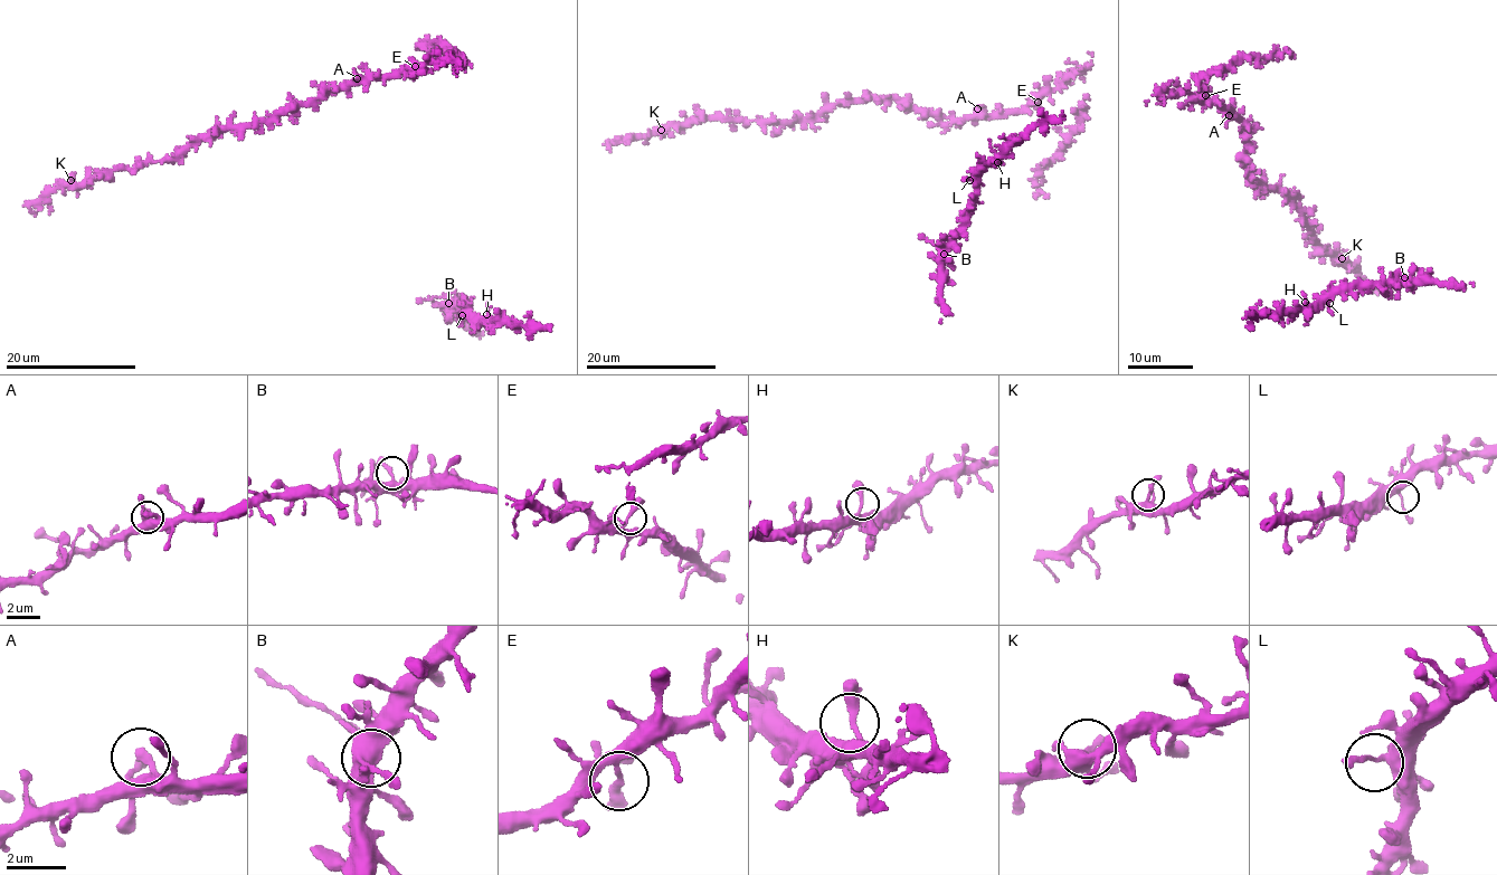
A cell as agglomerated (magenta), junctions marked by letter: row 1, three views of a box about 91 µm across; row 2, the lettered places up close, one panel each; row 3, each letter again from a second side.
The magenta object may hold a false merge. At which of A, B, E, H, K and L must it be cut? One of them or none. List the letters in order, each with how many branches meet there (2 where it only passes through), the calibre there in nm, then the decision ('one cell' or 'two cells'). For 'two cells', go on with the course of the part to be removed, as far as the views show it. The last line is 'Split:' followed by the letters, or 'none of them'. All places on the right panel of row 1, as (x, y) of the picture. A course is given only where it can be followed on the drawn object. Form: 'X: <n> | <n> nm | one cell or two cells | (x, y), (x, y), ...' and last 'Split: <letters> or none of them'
A: 1 | 320 nm | one cell
B: 2 | 300 nm | two cells | (1404, 276), (1398, 274), (1391, 287)
E: 2 | 220 nm | one cell
H: 2 | 240 nm | one cell
K: 2 | 360 nm | one cell
L: 2 | 300 nm | one cell
Split: B

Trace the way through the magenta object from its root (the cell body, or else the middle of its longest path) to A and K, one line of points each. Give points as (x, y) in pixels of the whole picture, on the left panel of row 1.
A: (411, 68), (389, 77), (357, 78)
K: (411, 68), (389, 77), (354, 79), (253, 124), (218, 127), (164, 160), (110, 170), (83, 183), (70, 180)

